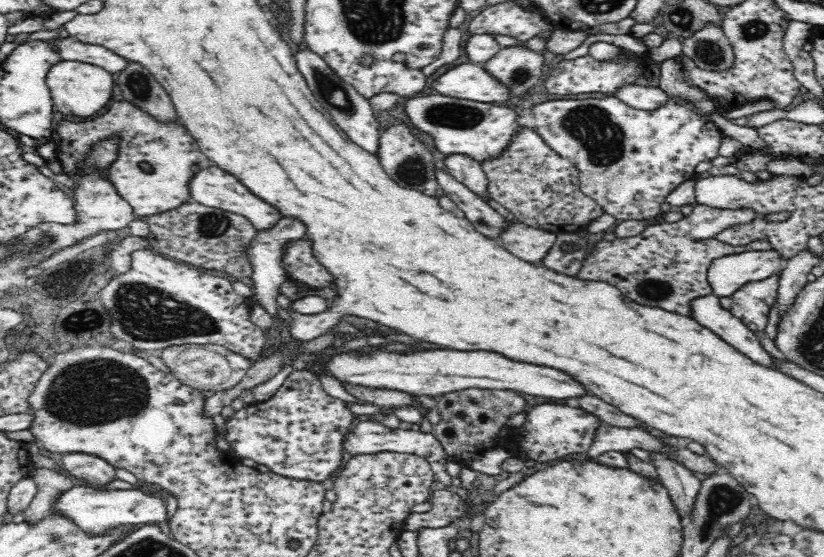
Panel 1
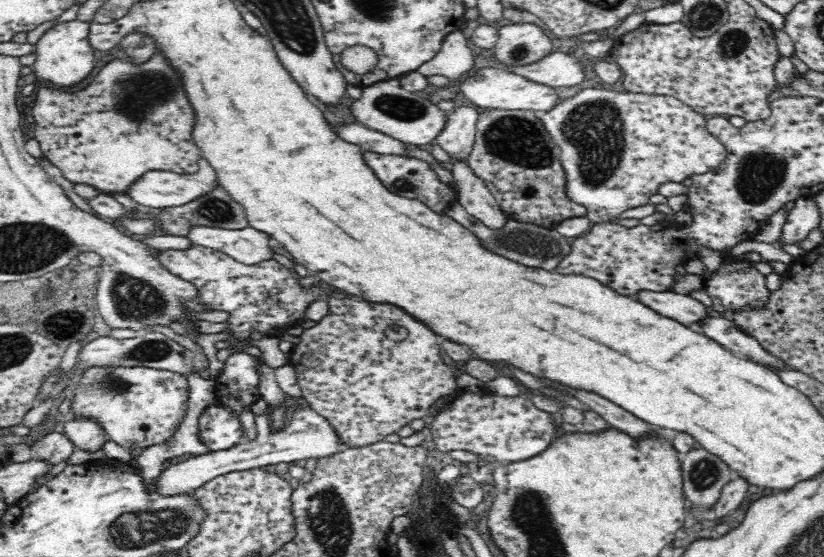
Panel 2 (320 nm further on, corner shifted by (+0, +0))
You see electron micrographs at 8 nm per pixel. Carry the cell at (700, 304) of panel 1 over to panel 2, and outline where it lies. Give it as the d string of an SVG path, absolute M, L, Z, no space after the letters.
M638 290L630 294L630 298L648 306L658 314L677 320L689 326L692 322L700 322L708 315L708 307L689 295L678 294L670 290L654 292L652 290Z

